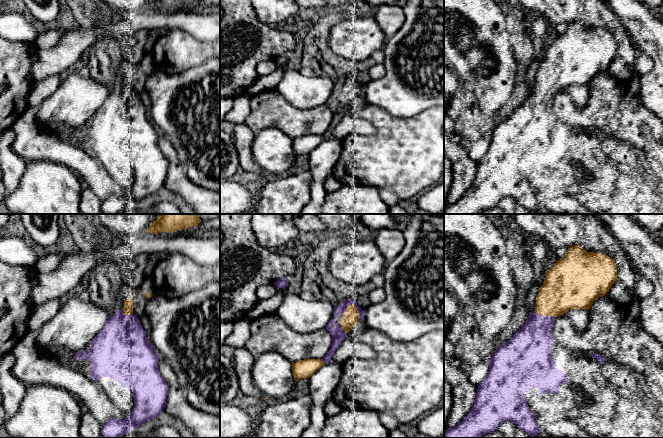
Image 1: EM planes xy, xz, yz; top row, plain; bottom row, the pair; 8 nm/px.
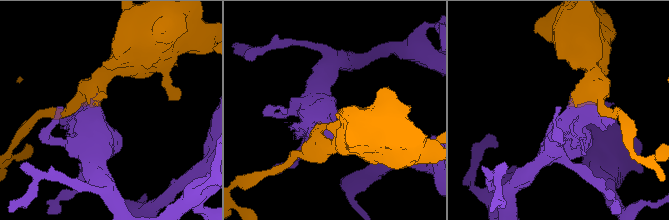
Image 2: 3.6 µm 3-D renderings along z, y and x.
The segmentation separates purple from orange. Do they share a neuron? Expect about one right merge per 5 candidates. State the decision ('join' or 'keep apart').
join

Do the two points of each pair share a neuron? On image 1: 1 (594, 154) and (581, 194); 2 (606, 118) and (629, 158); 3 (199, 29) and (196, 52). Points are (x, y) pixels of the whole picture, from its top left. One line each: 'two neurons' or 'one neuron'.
1: one neuron
2: two neurons
3: two neurons

